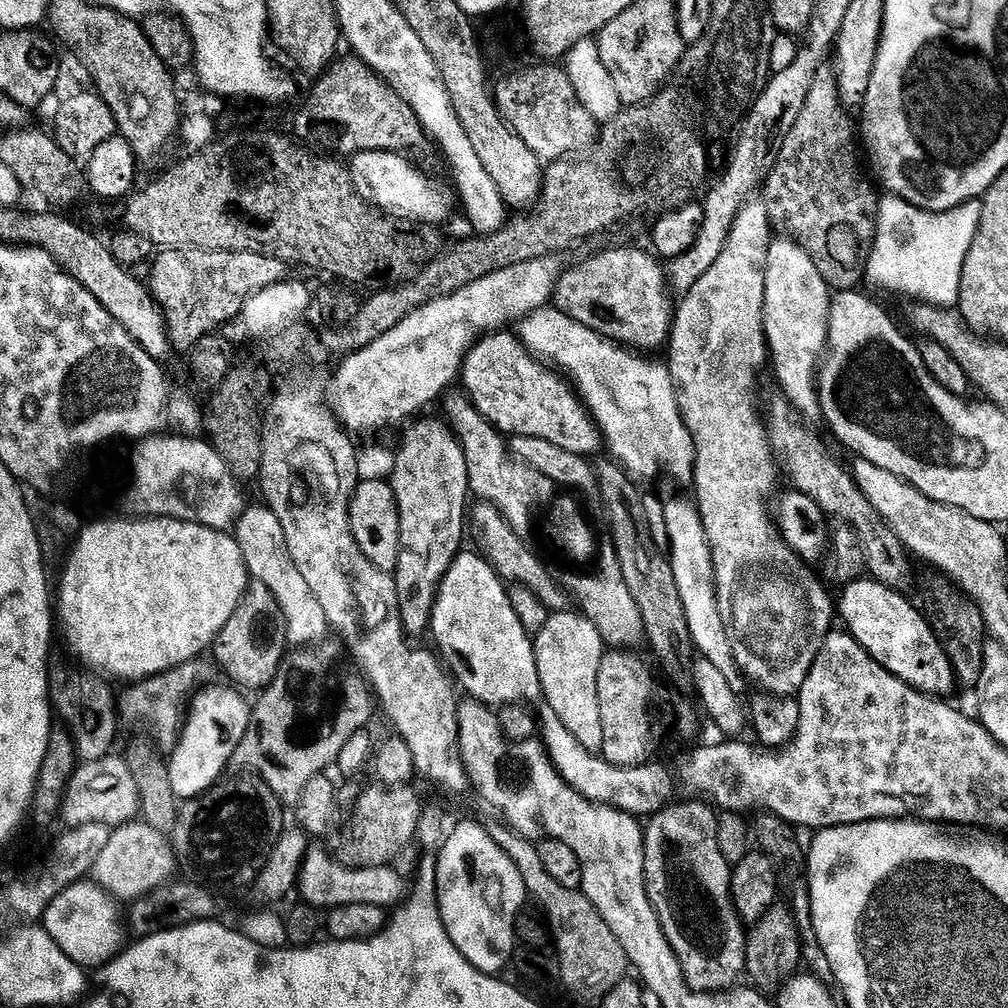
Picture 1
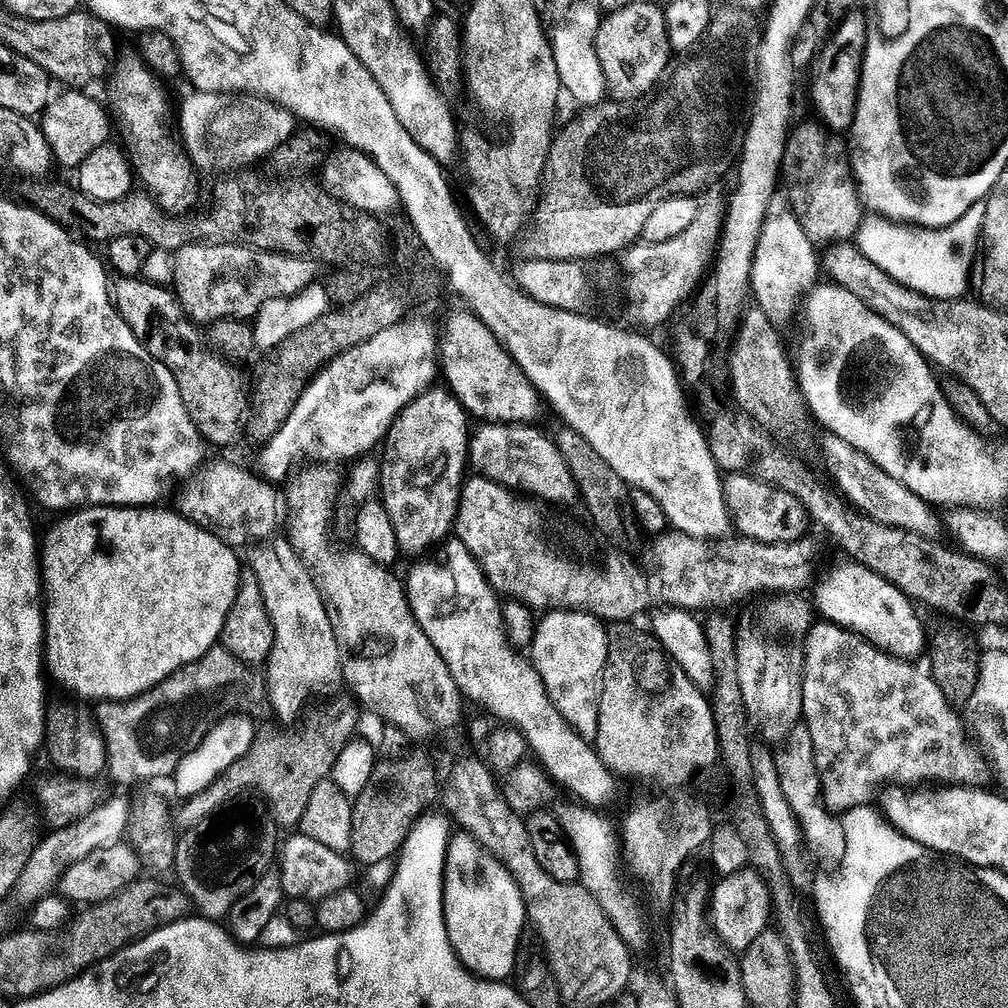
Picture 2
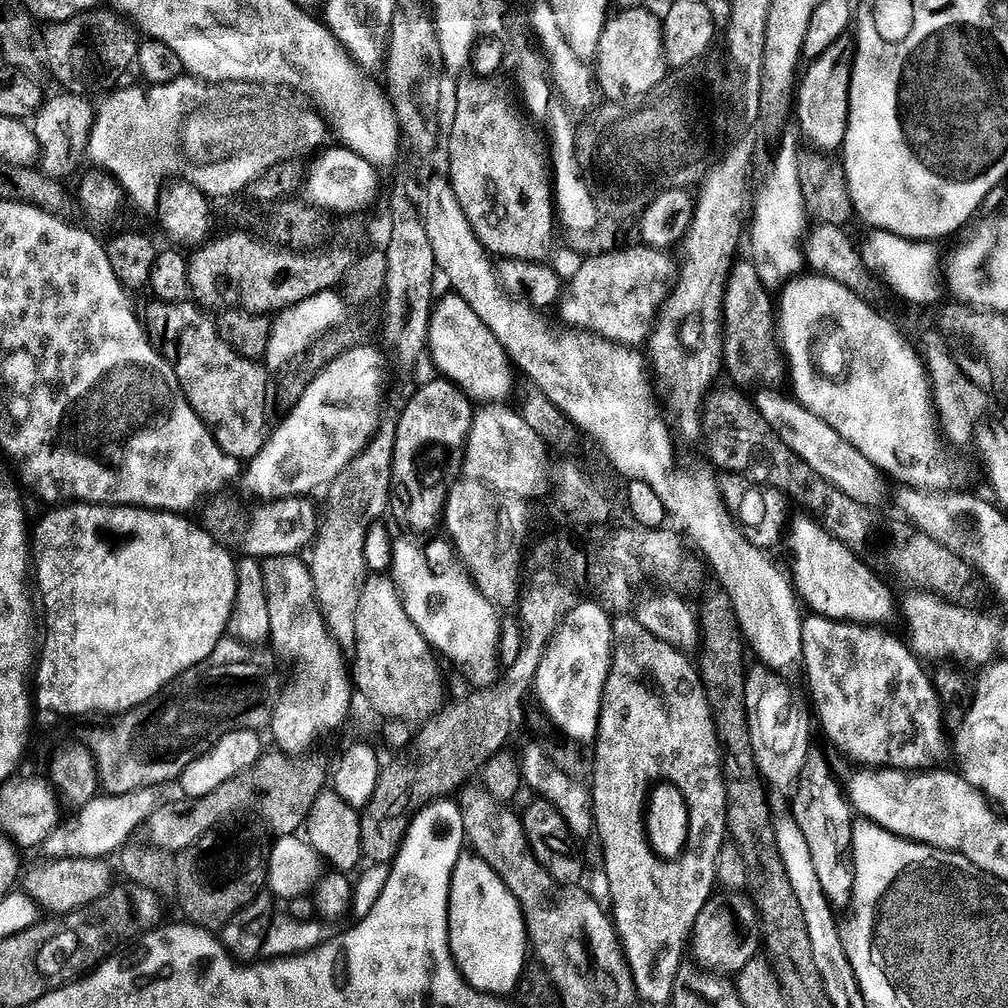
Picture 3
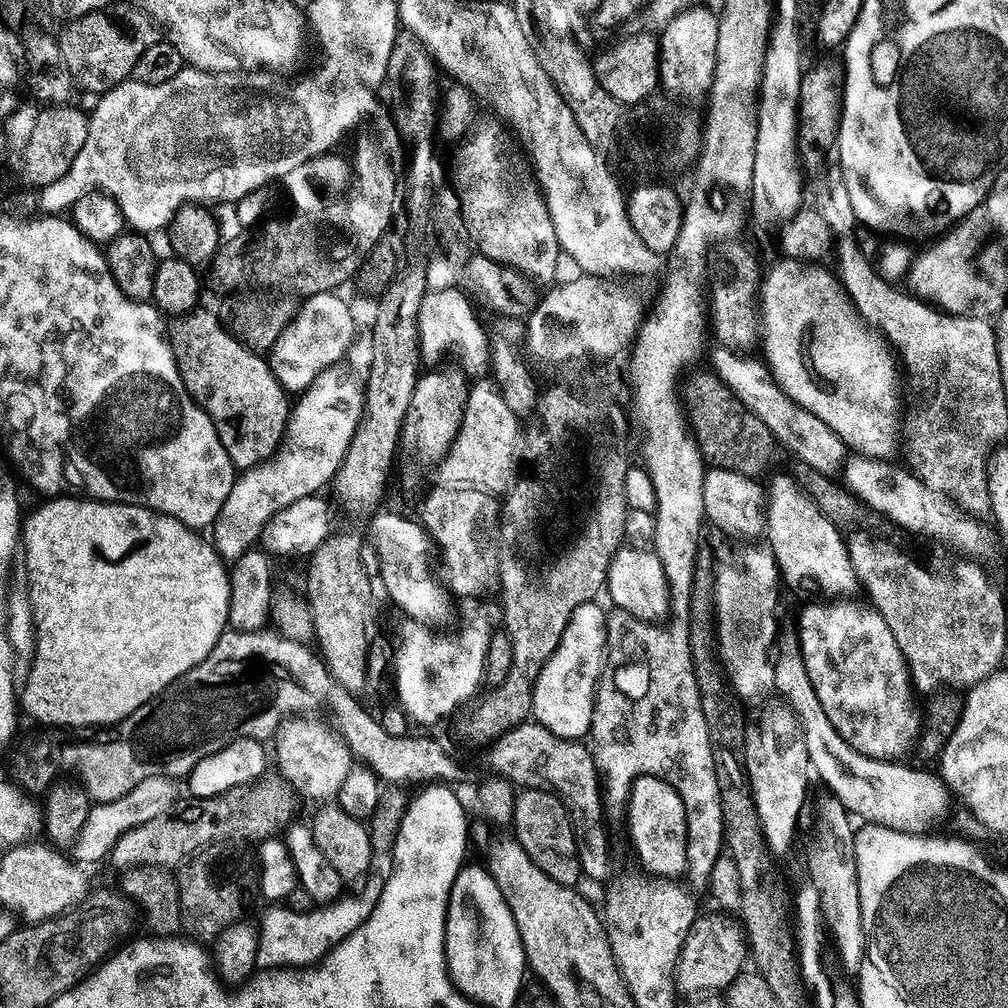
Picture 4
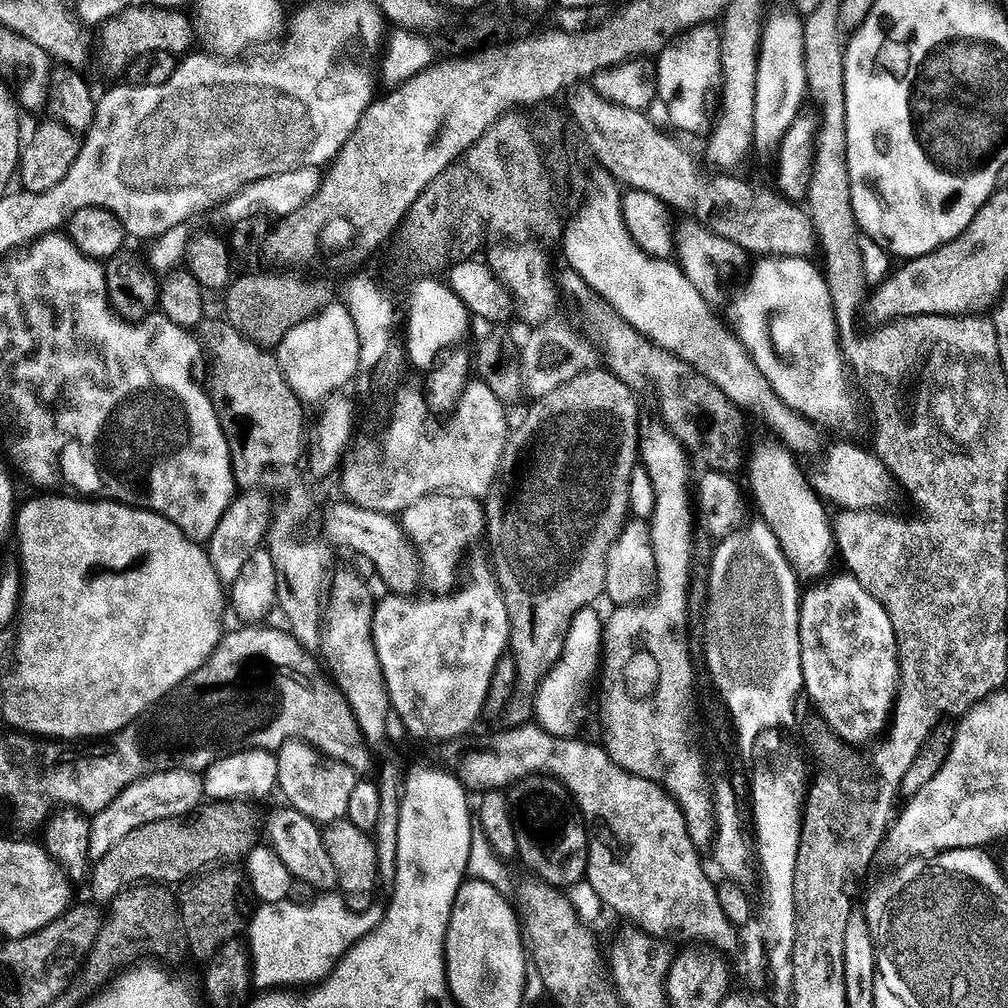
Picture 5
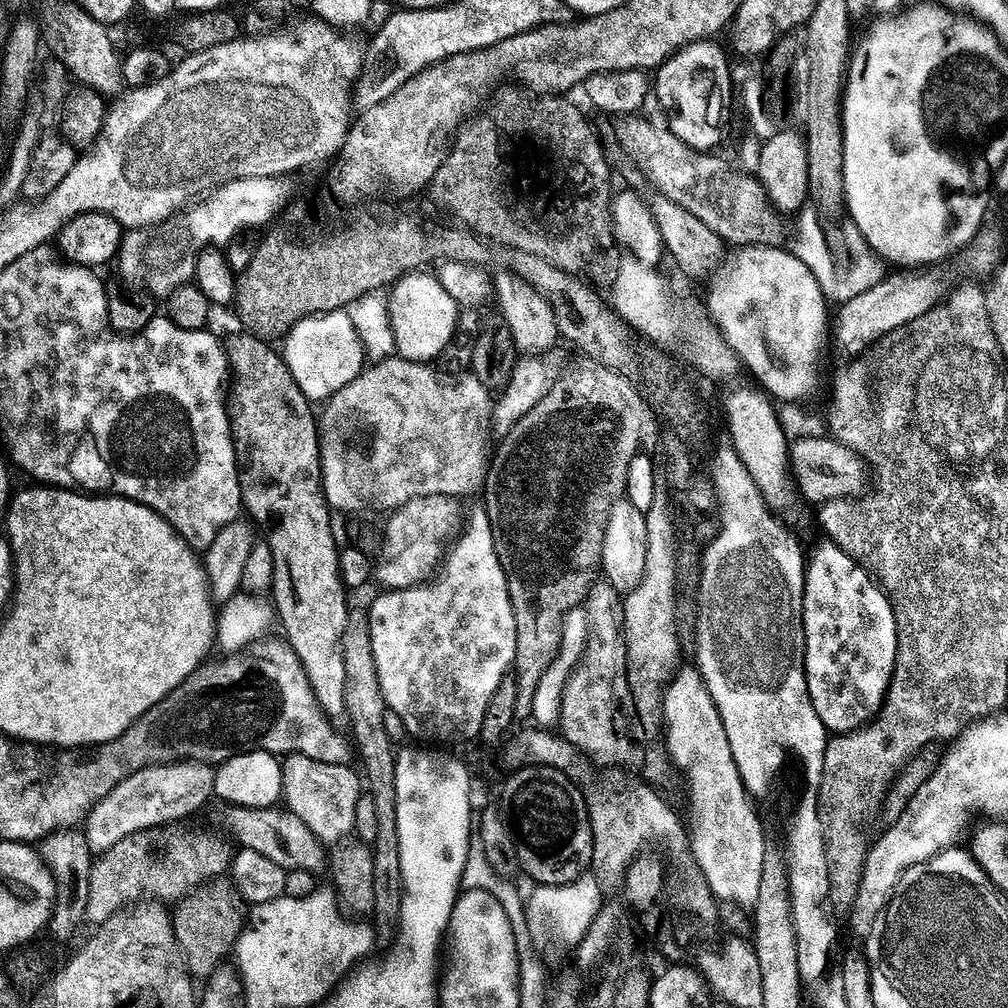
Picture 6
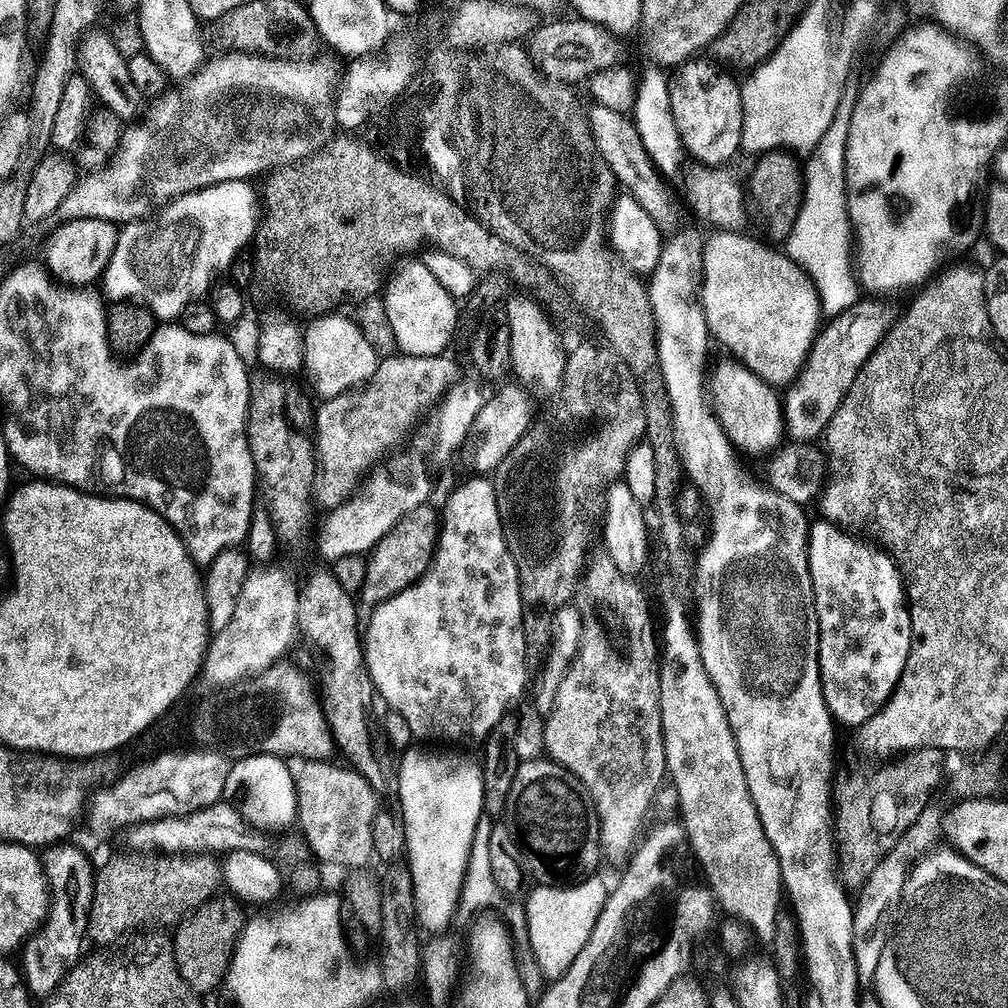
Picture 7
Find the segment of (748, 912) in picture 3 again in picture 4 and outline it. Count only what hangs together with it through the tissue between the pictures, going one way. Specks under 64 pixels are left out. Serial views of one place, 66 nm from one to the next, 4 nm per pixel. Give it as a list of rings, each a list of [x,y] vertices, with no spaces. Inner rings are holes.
[[[735,915],[697,916],[684,947],[680,949],[679,963],[675,968],[675,983],[679,991],[704,992],[700,994],[720,994],[731,986],[734,978],[745,971],[750,960],[748,933]]]

